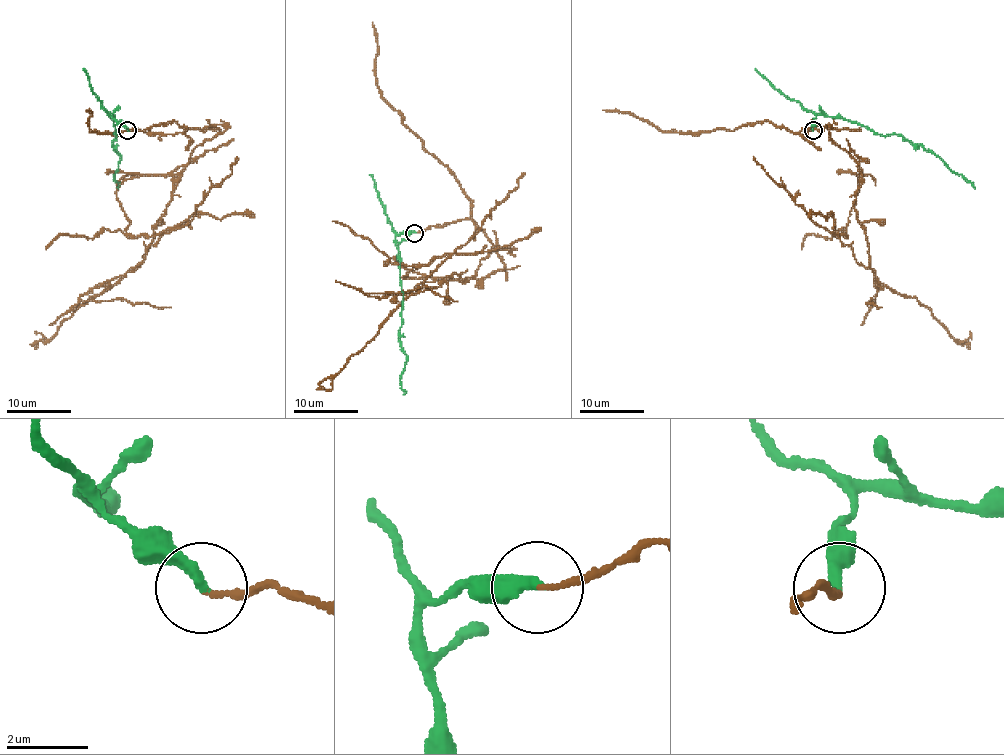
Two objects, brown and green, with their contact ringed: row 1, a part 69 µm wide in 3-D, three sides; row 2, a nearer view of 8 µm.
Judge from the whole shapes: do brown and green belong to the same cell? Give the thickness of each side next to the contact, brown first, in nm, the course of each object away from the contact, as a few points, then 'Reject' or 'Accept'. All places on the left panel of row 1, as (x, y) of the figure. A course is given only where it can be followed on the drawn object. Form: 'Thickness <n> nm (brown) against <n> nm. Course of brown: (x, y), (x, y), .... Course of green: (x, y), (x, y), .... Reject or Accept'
Thickness 130 nm (brown) against 320 nm. Course of brown: (128, 129), (225, 128), (185, 164), (120, 185), (126, 232), (136, 237), (184, 227), (237, 156). Course of green: (128, 129), (108, 115), (116, 134), (113, 145), (120, 155), (113, 177), (118, 188). Reject

